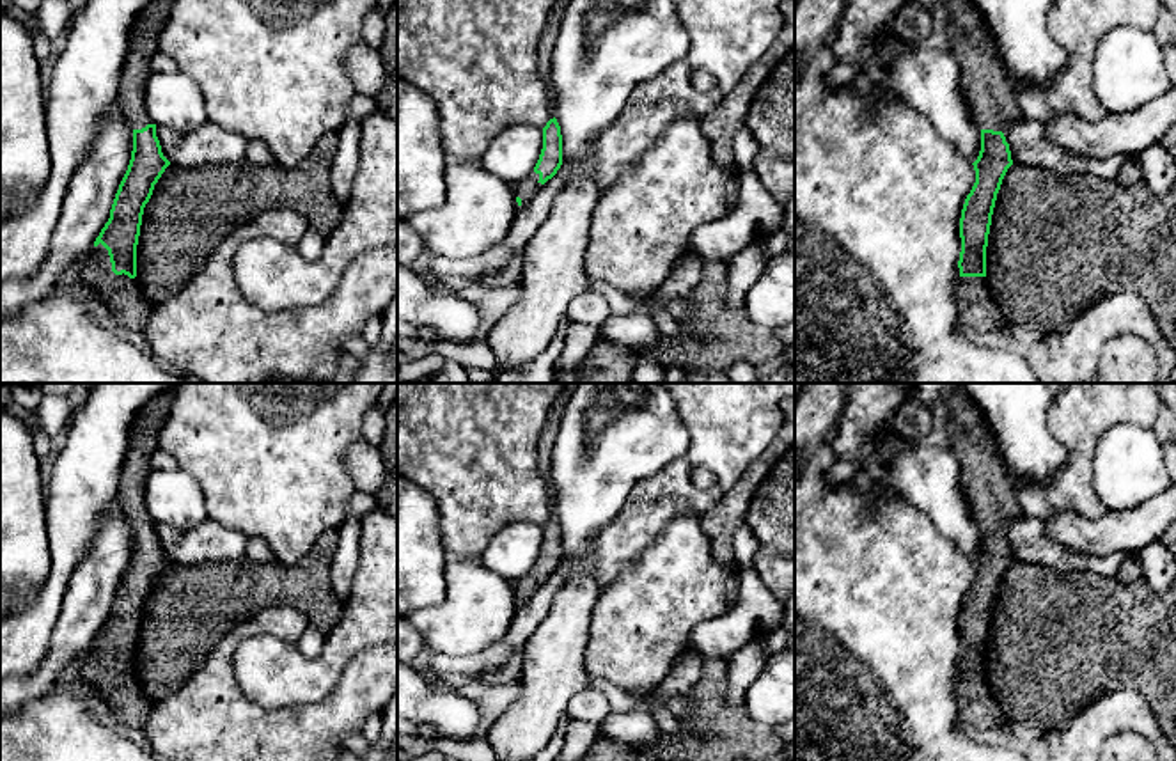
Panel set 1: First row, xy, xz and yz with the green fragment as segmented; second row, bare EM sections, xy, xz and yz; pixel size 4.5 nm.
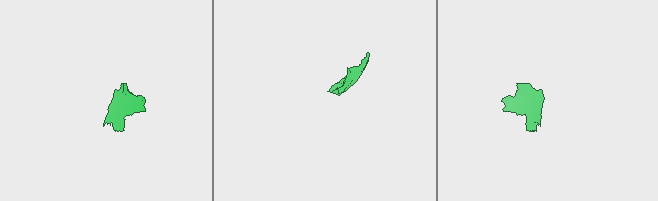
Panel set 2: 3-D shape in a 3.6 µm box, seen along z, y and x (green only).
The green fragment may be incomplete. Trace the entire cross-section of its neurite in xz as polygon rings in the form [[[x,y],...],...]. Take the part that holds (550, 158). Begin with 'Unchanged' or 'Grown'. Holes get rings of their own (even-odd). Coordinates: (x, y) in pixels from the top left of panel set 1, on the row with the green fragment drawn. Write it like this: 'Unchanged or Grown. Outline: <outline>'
Grown. Outline: [[[550,119],[543,128],[543,149],[534,172],[514,186],[520,208],[530,202],[537,190],[552,179],[562,165],[562,135],[557,119]]]

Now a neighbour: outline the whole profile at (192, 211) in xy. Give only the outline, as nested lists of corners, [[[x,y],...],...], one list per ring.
[[[337,133],[323,135],[310,154],[294,169],[277,163],[176,167],[169,165],[144,208],[137,245],[137,280],[151,303],[172,298],[231,238],[231,234],[270,209],[291,209],[302,215],[307,227],[328,236],[342,218],[332,184],[330,169],[337,149]]]

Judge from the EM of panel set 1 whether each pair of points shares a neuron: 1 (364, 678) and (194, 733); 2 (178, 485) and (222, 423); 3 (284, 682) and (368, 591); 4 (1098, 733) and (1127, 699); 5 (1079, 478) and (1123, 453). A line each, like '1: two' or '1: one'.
1: one
2: two
3: one
4: one
5: two

